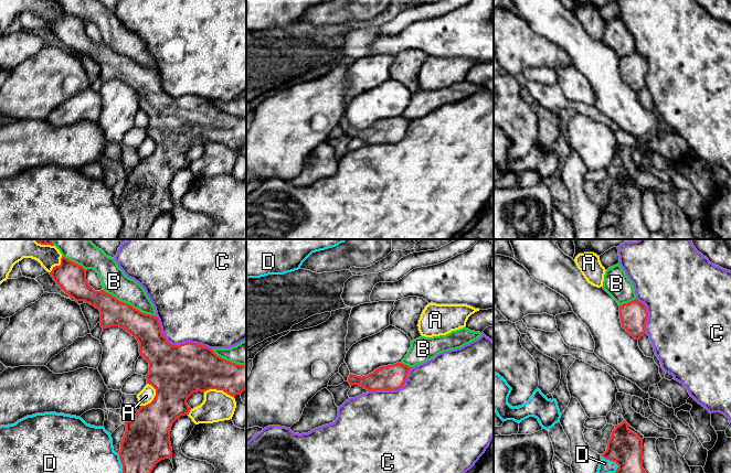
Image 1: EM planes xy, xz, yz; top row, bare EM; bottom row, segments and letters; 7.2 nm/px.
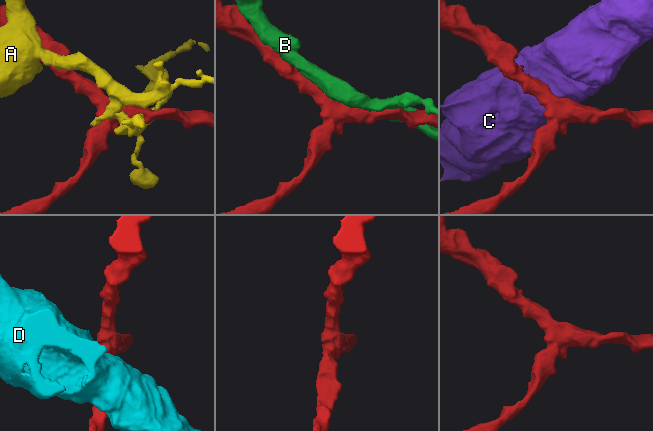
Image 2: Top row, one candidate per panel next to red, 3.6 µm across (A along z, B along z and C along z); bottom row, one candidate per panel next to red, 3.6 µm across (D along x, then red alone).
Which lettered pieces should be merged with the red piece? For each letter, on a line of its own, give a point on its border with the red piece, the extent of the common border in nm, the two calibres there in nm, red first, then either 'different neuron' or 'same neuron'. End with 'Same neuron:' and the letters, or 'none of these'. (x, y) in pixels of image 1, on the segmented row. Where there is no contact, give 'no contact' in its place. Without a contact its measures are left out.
A: xy (155, 397) | 180 nm | 400/110 nm | different neuron
B: xy (129, 304) | 440 nm | 200/190 nm | different neuron
C: xy (178, 345) | 480 nm | 400/440 nm | different neuron
D: yz (613, 461) | 170 nm | 260/100 nm | different neuron
Same neuron: none of these

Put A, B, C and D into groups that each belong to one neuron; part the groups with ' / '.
A / B / C / D

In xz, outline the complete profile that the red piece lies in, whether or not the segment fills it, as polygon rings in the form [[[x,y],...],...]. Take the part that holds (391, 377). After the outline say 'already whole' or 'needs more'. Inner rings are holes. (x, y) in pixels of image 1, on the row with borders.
[[[396,363],[393,365],[381,366],[373,373],[362,377],[350,374],[348,383],[351,386],[359,385],[368,391],[396,390],[405,384],[410,369],[410,366]]] | already whole

